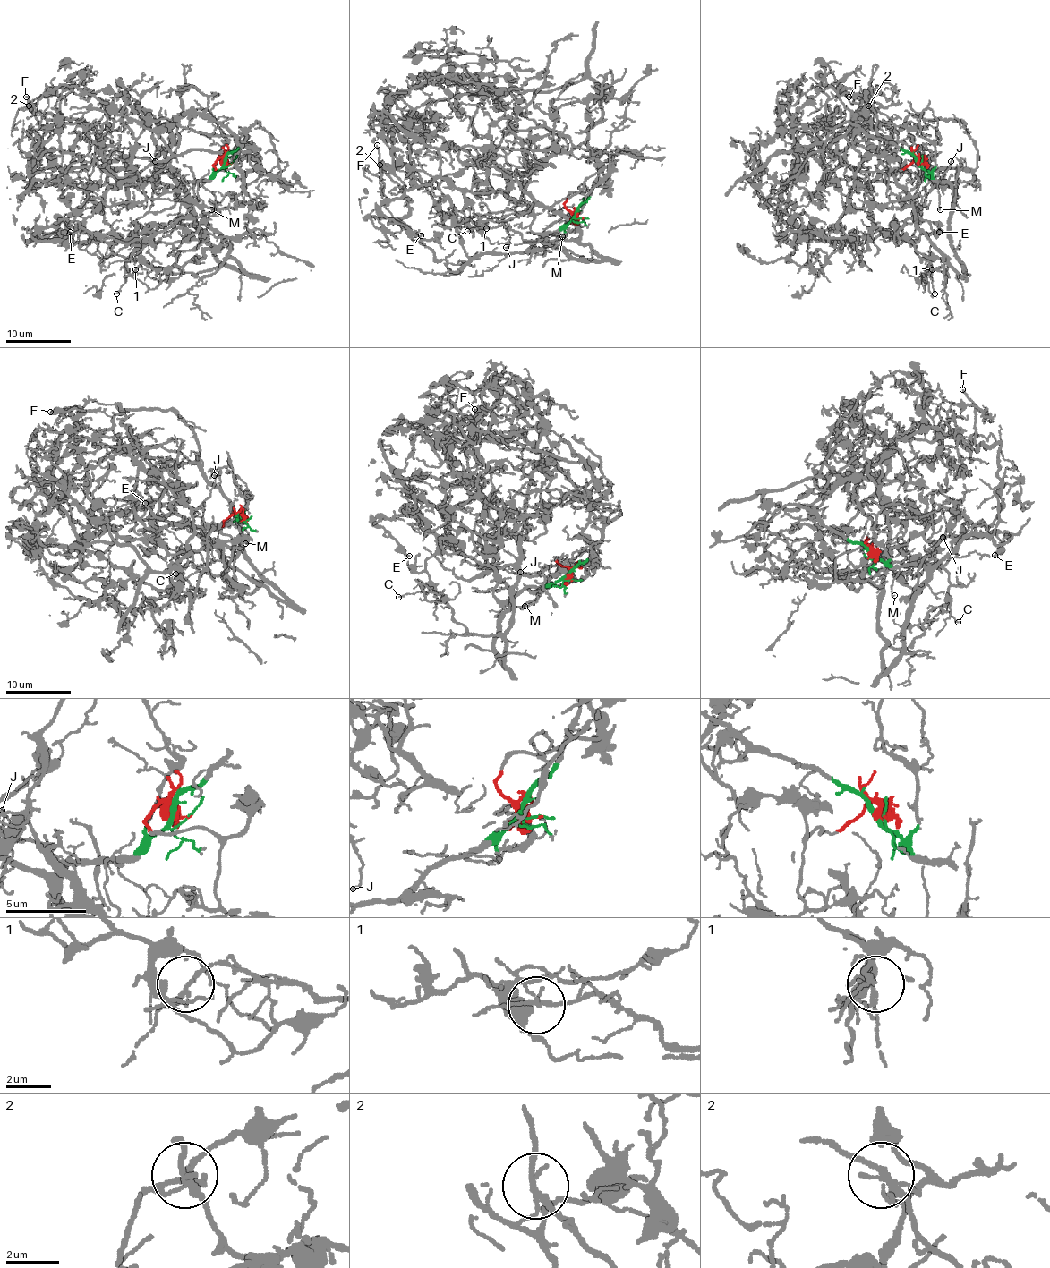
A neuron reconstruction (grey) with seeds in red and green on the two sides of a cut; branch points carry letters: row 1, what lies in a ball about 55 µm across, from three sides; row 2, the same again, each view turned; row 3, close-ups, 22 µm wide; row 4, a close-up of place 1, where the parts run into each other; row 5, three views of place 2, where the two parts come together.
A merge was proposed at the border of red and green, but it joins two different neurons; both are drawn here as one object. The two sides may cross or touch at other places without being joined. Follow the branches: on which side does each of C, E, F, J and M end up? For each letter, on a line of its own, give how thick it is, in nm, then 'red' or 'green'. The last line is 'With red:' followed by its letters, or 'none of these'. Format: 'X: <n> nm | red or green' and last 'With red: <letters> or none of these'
C: 130 nm | green
E: 160 nm | red
F: 180 nm | green
J: 140 nm | green
M: 120 nm | green
With red: E

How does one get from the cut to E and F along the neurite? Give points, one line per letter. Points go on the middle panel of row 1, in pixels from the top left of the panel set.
E: (576, 215), (606, 185), (598, 86), (450, 63), (418, 86), (505, 114), (380, 207), (421, 234)
F: (575, 215), (525, 250), (482, 252), (456, 274), (396, 218), (408, 213), (410, 199), (379, 165), (377, 145)

